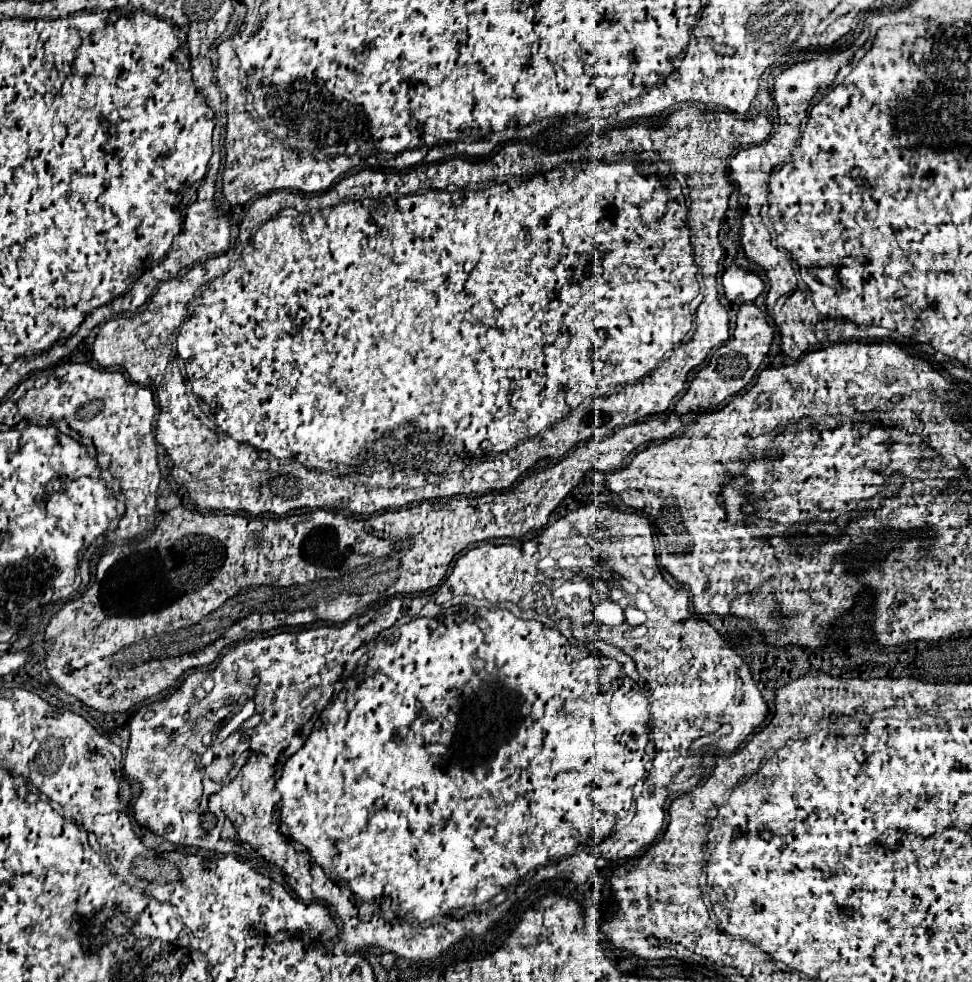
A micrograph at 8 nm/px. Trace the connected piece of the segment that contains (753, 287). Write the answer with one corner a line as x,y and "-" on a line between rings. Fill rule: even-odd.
732,264
724,272
722,286
724,286
728,302
732,302
732,304
754,302
760,296
760,292
764,290
764,282
758,274
750,272
748,268
740,268
736,264

